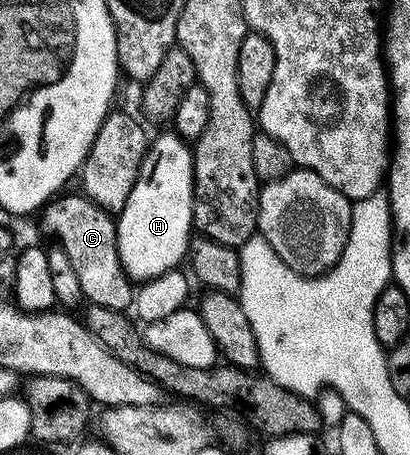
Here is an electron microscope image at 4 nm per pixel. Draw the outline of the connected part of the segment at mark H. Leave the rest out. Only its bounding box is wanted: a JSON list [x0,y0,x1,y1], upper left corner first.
[117,133,194,283]

